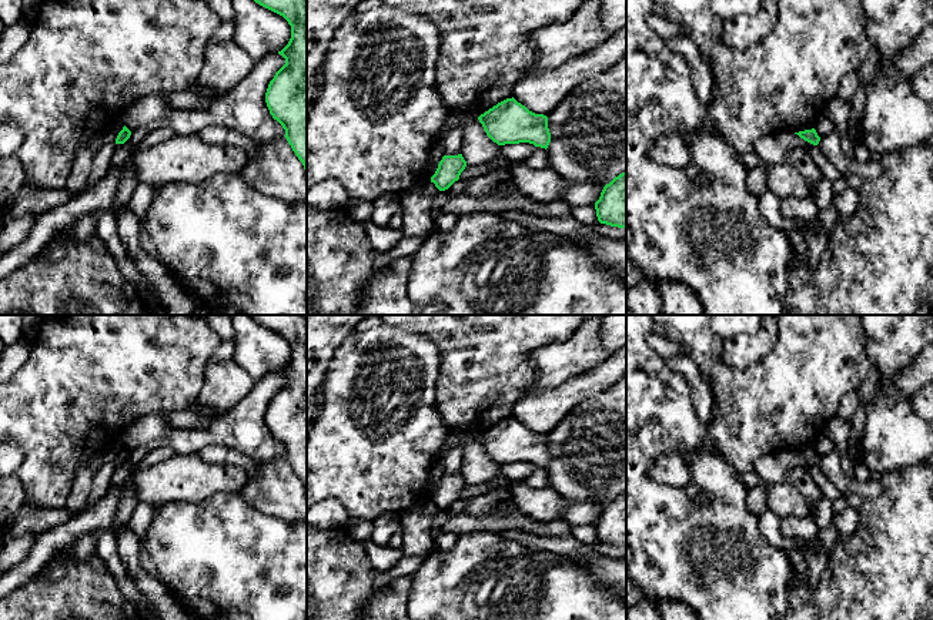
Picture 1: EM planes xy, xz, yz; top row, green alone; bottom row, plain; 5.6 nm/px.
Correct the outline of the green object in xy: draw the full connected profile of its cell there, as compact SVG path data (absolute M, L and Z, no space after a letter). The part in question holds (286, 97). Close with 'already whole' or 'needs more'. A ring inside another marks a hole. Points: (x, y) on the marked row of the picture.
M254 0L260 6L282 16L291 26L288 44L278 51L285 58L285 64L270 81L265 103L270 114L285 130L285 138L292 151L302 162L307 174L307 0Z; already whole

